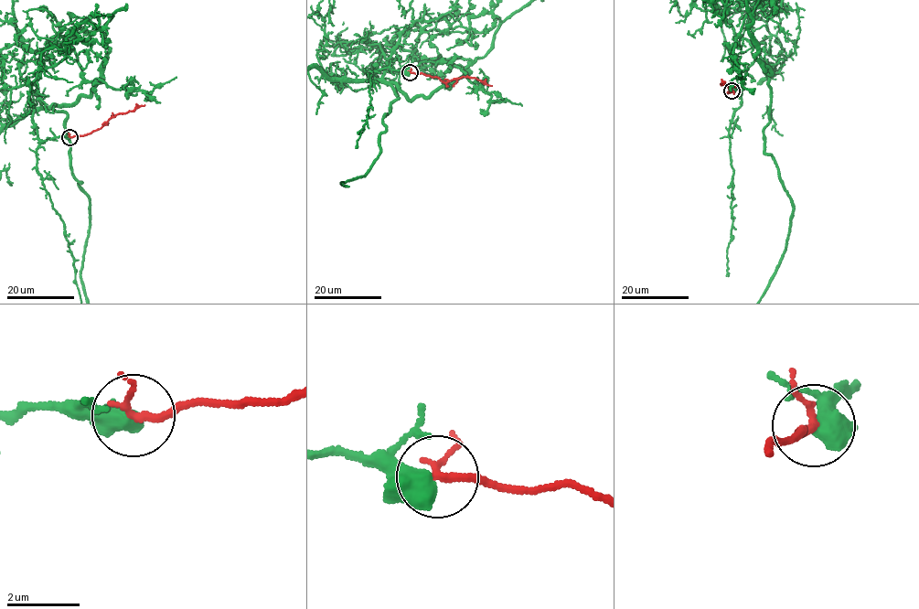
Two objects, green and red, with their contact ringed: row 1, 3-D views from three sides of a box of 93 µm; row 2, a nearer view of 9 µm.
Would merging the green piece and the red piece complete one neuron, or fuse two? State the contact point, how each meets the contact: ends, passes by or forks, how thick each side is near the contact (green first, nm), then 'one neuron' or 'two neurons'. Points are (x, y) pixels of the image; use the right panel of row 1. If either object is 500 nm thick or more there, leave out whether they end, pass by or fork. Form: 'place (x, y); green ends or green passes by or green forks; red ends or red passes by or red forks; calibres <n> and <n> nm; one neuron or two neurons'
place (731, 90); calibres 650 and 190 nm; one neuron

